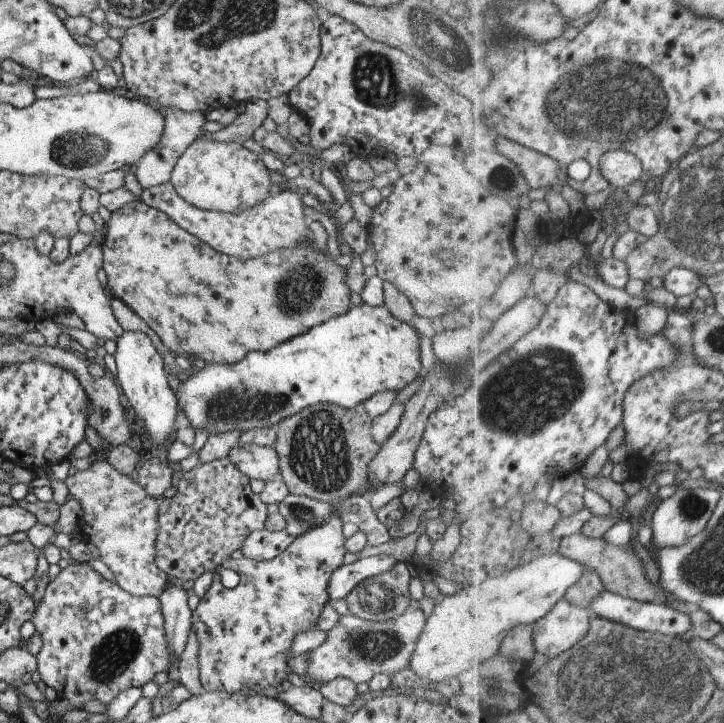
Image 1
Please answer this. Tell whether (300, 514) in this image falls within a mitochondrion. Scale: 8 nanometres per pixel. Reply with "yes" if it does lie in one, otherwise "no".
yes

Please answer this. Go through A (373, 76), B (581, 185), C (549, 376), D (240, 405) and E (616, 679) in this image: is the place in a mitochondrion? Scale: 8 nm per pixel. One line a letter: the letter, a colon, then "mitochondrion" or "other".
A: mitochondrion
B: other
C: mitochondrion
D: mitochondrion
E: mitochondrion

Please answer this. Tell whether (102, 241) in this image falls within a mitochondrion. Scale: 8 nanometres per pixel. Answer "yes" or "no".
no

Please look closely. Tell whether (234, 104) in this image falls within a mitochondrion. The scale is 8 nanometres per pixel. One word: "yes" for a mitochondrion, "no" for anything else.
no

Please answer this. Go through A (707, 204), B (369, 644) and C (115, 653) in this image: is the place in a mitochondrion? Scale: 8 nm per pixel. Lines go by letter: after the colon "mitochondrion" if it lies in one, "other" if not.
A: mitochondrion
B: mitochondrion
C: mitochondrion

